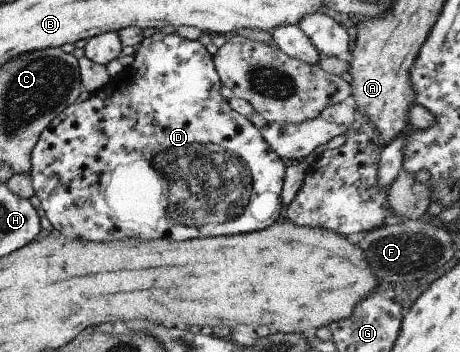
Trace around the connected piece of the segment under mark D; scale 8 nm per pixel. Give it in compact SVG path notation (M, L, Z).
M156 32L143 38L134 48L133 61L122 73L116 74L107 85L89 94L88 99L73 103L61 111L40 132L30 152L29 178L33 195L40 202L44 217L64 239L84 241L112 241L122 237L134 239L198 239L214 236L260 231L276 223L282 203L280 192L285 167L280 158L262 139L260 131L244 116L238 115L219 93L221 83L214 69L213 57L198 40L187 40L178 34L164 35Z

